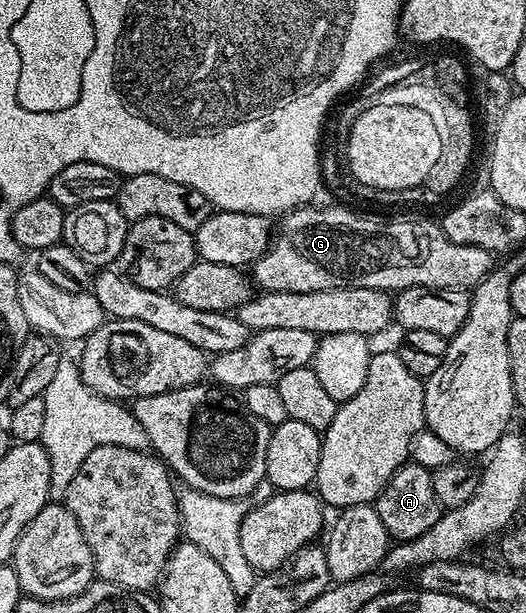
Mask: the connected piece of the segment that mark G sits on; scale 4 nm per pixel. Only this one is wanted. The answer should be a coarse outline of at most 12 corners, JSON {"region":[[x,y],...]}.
{"region":[[293,209],[260,290],[471,291],[489,251],[438,220]]}

